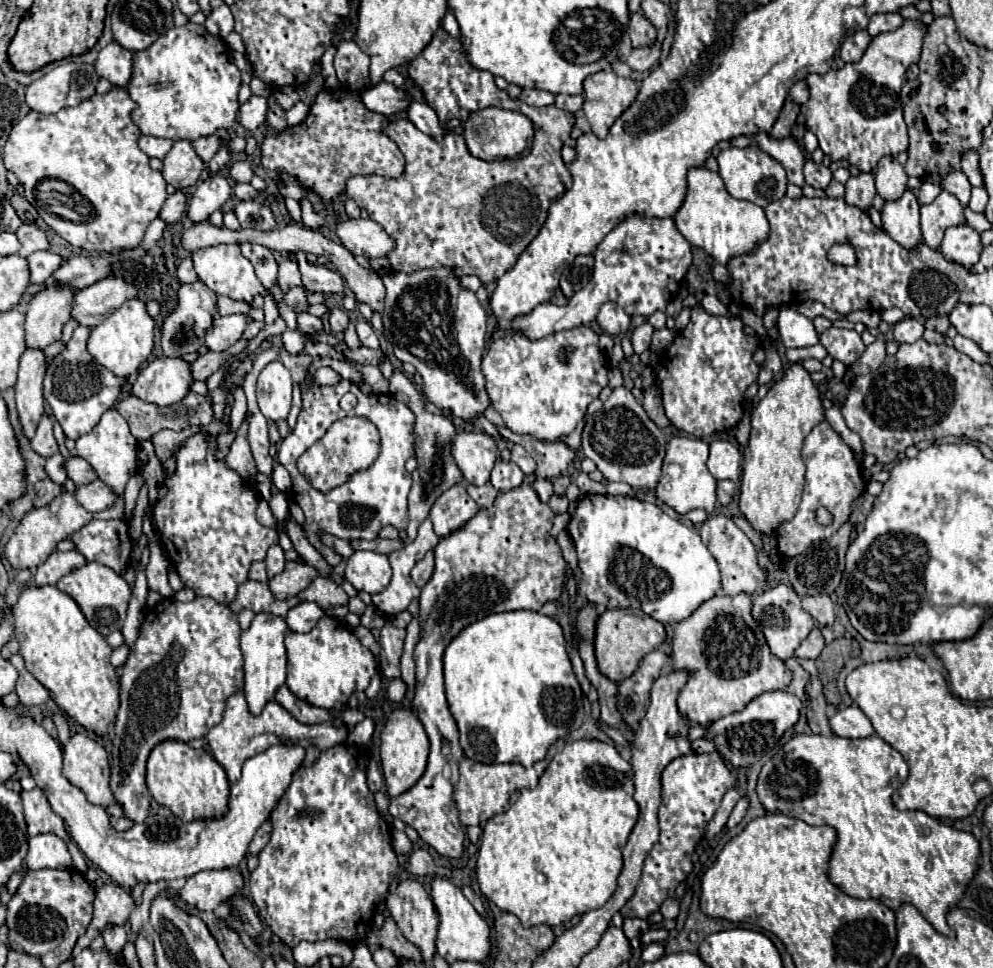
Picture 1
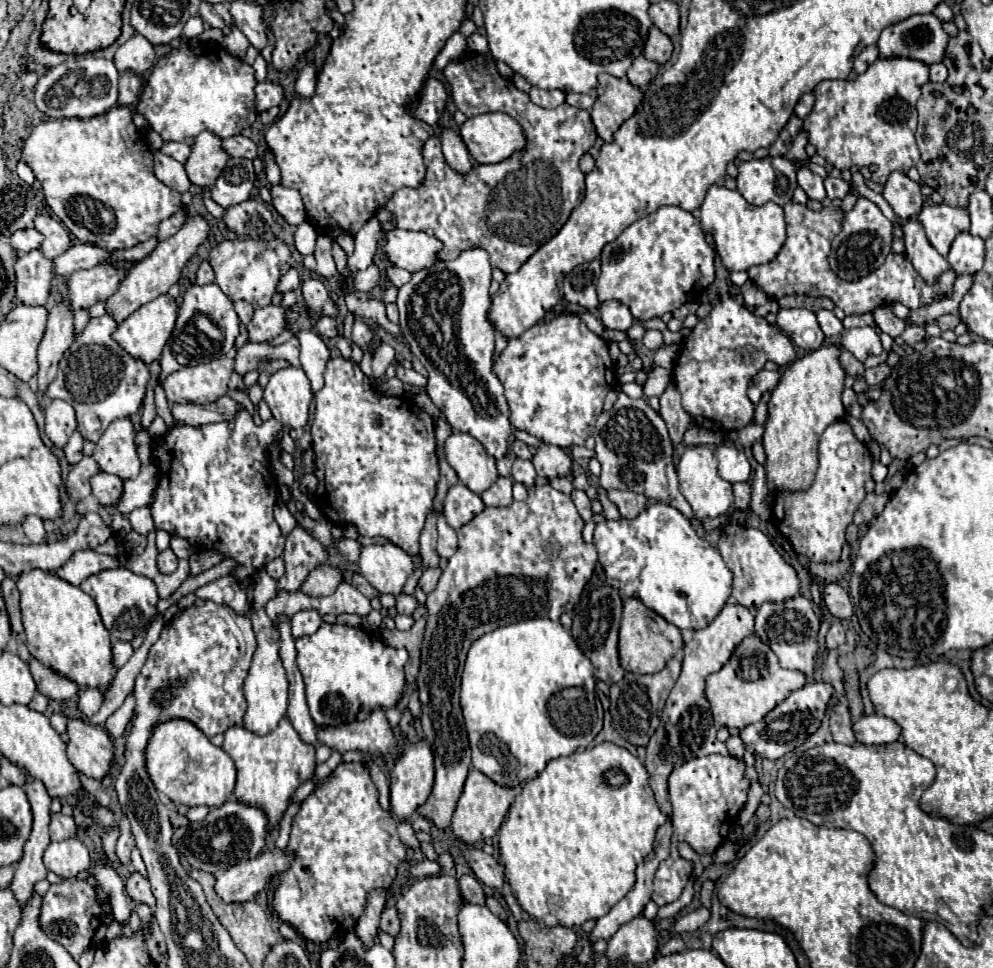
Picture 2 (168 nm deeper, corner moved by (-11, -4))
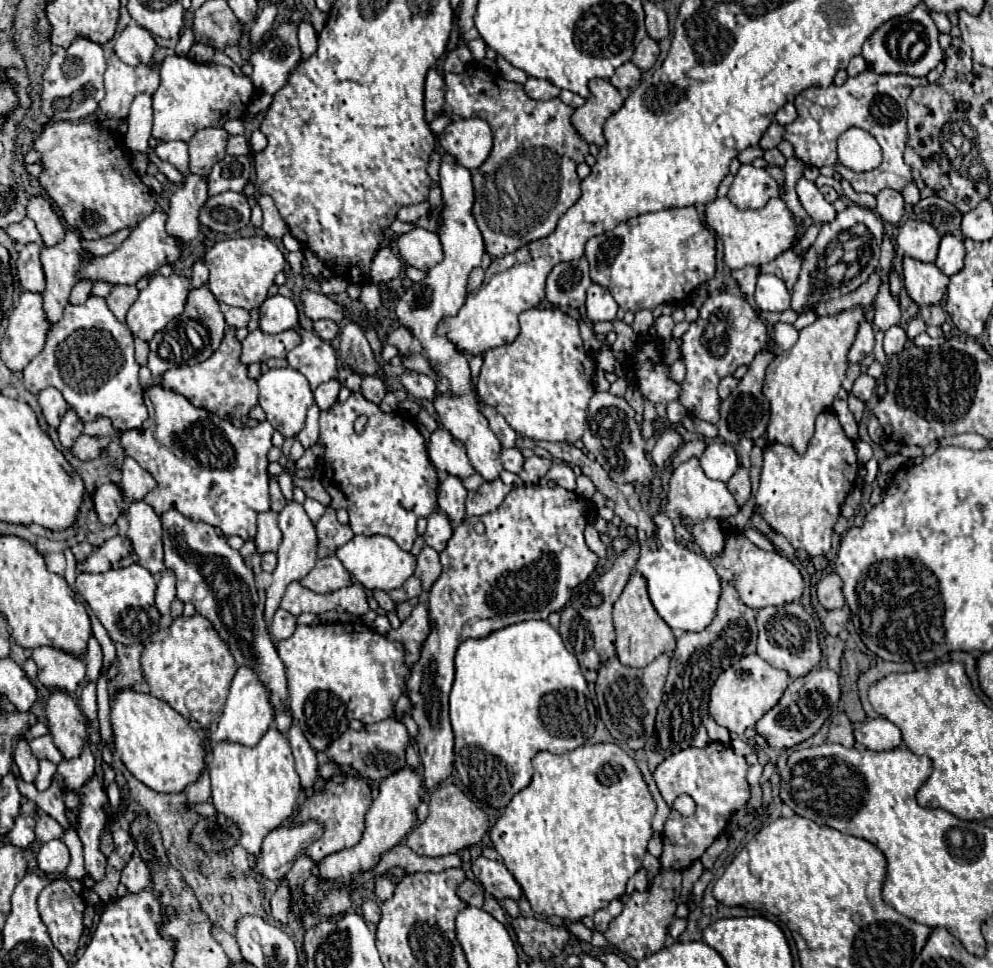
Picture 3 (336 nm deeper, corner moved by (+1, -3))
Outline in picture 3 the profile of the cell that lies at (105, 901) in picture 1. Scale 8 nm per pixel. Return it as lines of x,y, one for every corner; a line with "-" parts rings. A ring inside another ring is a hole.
134,853
132,859
128,861
128,865
124,867
124,871
122,871
122,883
132,893
142,891
142,889
152,885
152,879
148,875
148,863
144,863
144,859
140,859
140,855

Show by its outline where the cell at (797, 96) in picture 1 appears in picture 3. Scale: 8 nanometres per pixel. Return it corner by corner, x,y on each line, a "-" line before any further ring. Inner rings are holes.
786,103
778,113
776,113
776,123
780,123
780,125
788,125
788,123
792,123
796,119
796,107
794,107
794,103

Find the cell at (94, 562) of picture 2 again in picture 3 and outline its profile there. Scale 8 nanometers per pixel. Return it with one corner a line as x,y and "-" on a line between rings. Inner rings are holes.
116,535
108,539
102,547
98,547
92,557
88,557
84,563
78,563
78,571
88,573
102,573
108,569
118,567
120,559
132,555
132,543
128,543
128,537

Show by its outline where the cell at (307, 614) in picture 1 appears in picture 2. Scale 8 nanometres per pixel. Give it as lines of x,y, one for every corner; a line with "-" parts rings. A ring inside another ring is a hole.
302,610
298,614
292,616
290,624
292,624
292,636
300,638
300,636
308,636
312,632
316,632
322,624
322,616
316,610

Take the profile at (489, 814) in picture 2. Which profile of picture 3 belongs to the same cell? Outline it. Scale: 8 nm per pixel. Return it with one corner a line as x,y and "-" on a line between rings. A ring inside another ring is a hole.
440,785
430,795
430,813
426,821
412,829
412,833
406,837
406,845
422,857
442,857
448,853
458,853
464,847
478,843
486,831
486,813
476,807
456,785

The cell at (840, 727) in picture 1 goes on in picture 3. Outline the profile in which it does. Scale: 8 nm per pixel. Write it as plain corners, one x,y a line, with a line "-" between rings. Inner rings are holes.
868,719
854,731
858,745
872,751
890,751
902,745
900,729
888,719

